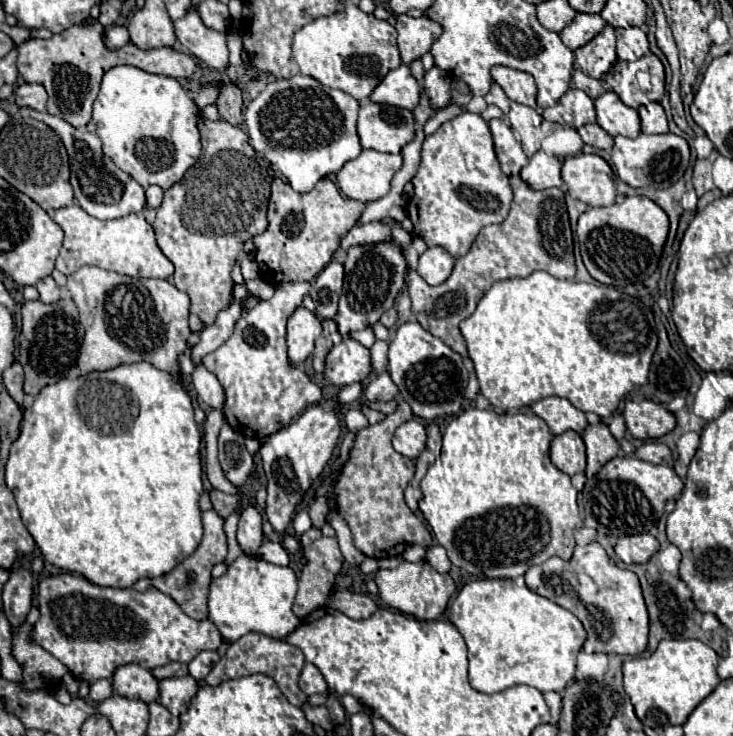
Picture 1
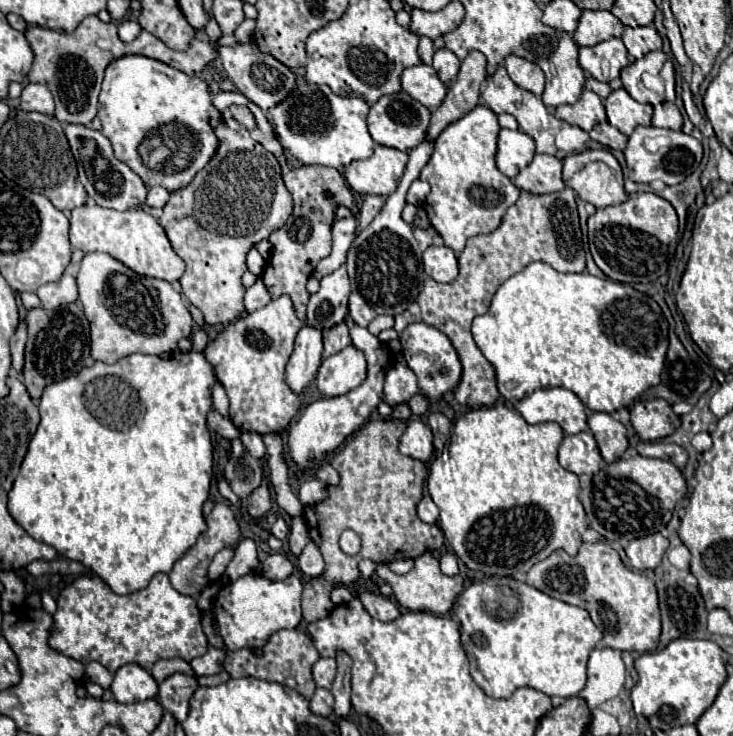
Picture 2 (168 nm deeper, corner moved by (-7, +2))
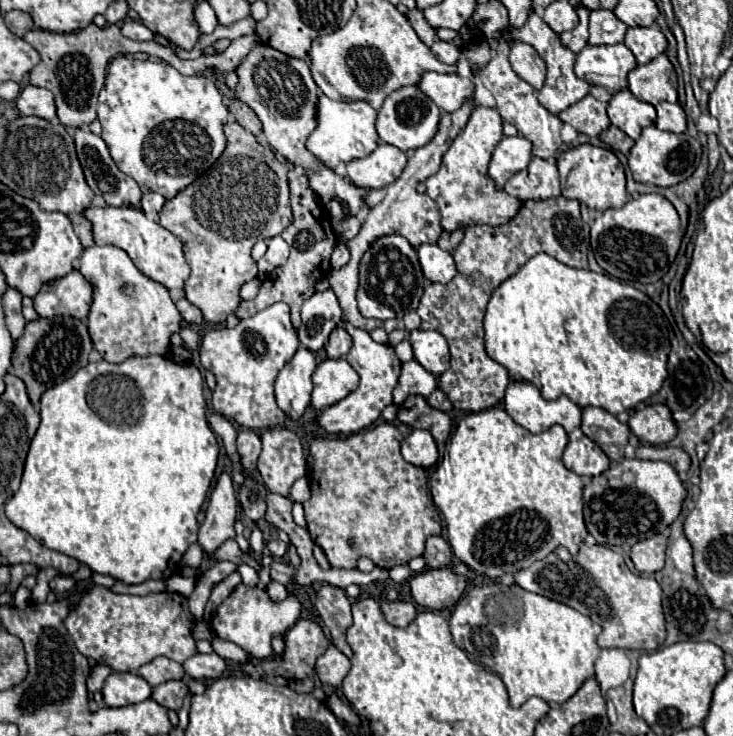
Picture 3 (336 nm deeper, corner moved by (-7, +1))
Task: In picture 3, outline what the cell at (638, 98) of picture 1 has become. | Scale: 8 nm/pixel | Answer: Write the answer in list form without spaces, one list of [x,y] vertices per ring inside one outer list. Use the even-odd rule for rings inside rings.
[[[665,54],[657,56],[645,66],[637,66],[629,72],[629,90],[643,102],[659,104],[667,100],[667,86],[677,86],[677,76],[673,64]]]

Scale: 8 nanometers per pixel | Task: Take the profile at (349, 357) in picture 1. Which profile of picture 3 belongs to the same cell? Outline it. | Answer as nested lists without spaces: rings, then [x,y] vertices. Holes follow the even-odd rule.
[[[345,358],[323,360],[313,372],[313,392],[311,406],[315,410],[325,410],[345,398],[357,388],[357,372],[349,366]]]

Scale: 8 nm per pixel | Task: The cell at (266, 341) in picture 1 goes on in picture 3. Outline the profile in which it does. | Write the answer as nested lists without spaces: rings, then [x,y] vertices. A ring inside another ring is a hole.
[[[277,302],[241,320],[235,328],[207,332],[201,340],[199,352],[201,366],[211,370],[217,378],[217,386],[211,396],[213,410],[249,430],[267,430],[283,424],[287,416],[275,402],[273,384],[279,370],[293,358],[297,348],[297,332],[291,326],[289,306],[285,302]]]

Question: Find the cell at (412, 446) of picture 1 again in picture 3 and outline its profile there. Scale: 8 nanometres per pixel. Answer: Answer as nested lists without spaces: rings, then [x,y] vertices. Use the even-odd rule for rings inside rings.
[[[413,430],[401,446],[401,454],[403,458],[413,464],[413,466],[421,466],[421,468],[431,468],[439,454],[437,454],[437,446],[433,436],[429,434],[429,430]]]

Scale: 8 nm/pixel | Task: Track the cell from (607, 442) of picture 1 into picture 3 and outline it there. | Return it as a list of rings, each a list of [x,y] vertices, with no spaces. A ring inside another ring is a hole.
[[[587,406],[583,408],[581,414],[581,430],[587,438],[591,438],[599,448],[611,458],[611,460],[621,460],[627,438],[631,434],[629,426],[621,424],[613,414],[601,408]]]

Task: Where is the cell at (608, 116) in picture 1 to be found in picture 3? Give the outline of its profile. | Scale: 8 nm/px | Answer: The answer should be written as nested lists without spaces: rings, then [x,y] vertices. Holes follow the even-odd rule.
[[[621,90],[611,96],[607,114],[611,118],[611,124],[621,128],[627,136],[633,140],[639,138],[641,130],[645,126],[651,126],[657,118],[657,112],[651,104],[639,100],[633,96],[631,90]]]

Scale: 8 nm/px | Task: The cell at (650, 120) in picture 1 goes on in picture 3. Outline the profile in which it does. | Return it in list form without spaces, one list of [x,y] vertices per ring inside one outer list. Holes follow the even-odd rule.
[[[659,102],[657,104],[657,122],[655,126],[659,130],[667,130],[667,132],[675,132],[681,134],[687,130],[685,124],[685,112],[679,104],[671,104],[671,102]]]

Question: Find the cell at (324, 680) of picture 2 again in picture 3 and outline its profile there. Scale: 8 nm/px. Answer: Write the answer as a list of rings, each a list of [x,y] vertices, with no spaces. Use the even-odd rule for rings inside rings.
[[[331,644],[331,646],[325,650],[325,654],[321,654],[321,656],[317,658],[315,672],[317,672],[319,680],[321,680],[321,684],[331,686],[331,688],[337,688],[337,686],[343,682],[343,678],[345,678],[345,674],[349,672],[349,668],[351,668],[349,658]]]

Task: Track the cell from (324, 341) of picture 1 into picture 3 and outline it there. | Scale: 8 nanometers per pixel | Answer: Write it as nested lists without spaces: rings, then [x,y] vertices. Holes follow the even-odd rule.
[[[341,326],[341,328],[335,328],[333,334],[329,336],[329,342],[325,346],[325,352],[329,358],[337,360],[337,358],[343,358],[351,348],[351,336],[347,334],[347,330]]]

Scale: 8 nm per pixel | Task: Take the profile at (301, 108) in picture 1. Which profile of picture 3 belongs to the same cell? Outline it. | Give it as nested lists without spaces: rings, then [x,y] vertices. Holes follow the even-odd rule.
[[[319,94],[319,106],[317,106],[319,126],[309,136],[307,148],[329,168],[335,168],[339,162],[365,158],[379,144],[379,134],[375,132],[375,118],[377,112],[367,102],[337,102]]]

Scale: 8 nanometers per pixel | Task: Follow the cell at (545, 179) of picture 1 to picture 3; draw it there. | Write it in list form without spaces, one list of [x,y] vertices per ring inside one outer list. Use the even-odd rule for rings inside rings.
[[[531,158],[529,166],[505,184],[505,192],[519,202],[557,198],[561,194],[557,166],[543,158]]]

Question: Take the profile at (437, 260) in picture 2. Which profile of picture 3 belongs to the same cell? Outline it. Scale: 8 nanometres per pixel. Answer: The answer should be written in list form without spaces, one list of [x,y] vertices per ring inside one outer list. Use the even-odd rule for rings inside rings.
[[[421,244],[417,250],[421,270],[429,282],[449,282],[457,270],[449,252],[441,250],[437,244]]]

